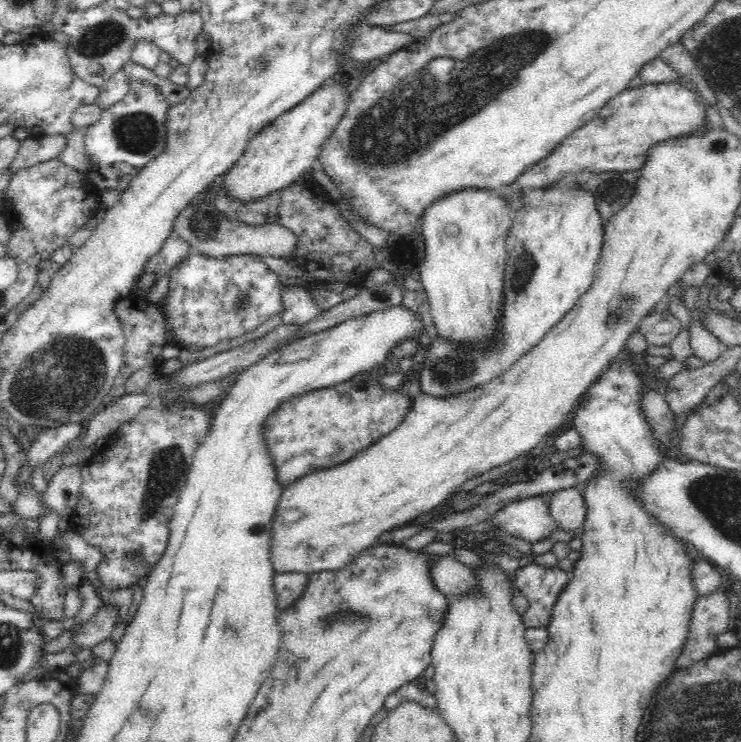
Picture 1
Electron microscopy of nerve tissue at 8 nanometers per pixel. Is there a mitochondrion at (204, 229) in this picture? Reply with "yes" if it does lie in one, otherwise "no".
yes

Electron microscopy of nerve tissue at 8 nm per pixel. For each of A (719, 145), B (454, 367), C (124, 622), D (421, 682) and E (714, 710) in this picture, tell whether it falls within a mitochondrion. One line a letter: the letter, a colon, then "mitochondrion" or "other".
A: mitochondrion
B: mitochondrion
C: other
D: other
E: mitochondrion

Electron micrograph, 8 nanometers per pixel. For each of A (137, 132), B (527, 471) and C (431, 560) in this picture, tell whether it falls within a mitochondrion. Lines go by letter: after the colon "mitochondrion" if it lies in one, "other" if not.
A: mitochondrion
B: other
C: other

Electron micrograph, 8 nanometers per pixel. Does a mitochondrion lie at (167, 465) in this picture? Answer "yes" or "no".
yes

